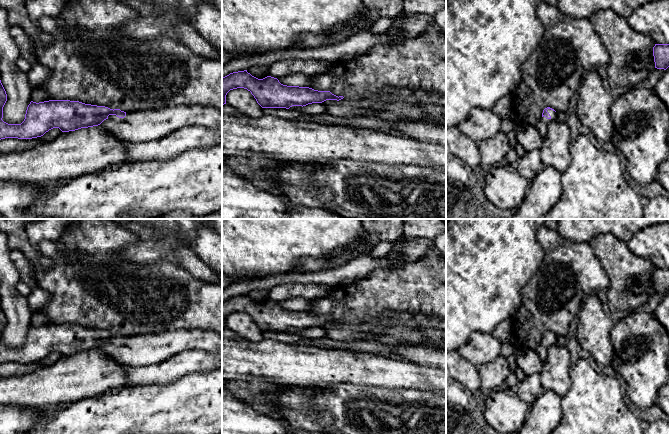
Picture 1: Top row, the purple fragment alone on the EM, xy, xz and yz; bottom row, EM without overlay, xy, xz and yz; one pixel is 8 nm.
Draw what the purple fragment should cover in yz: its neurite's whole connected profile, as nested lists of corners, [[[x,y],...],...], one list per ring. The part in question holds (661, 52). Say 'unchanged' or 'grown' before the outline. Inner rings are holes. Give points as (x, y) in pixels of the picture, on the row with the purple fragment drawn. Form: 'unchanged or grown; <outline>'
unchanged; [[[655,44],[653,56],[655,68],[666,70],[670,66],[670,44]]]

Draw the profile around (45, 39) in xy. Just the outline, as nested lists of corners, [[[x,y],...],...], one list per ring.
[[[39,32],[38,34],[38,39],[40,41],[40,43],[43,46],[48,46],[49,44],[51,44],[54,41],[55,36],[52,34],[48,34],[48,33],[44,33],[44,32]]]

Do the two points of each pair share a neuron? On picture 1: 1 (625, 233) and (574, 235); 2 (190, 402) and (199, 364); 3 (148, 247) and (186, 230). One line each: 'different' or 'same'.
1: same
2: different
3: same

